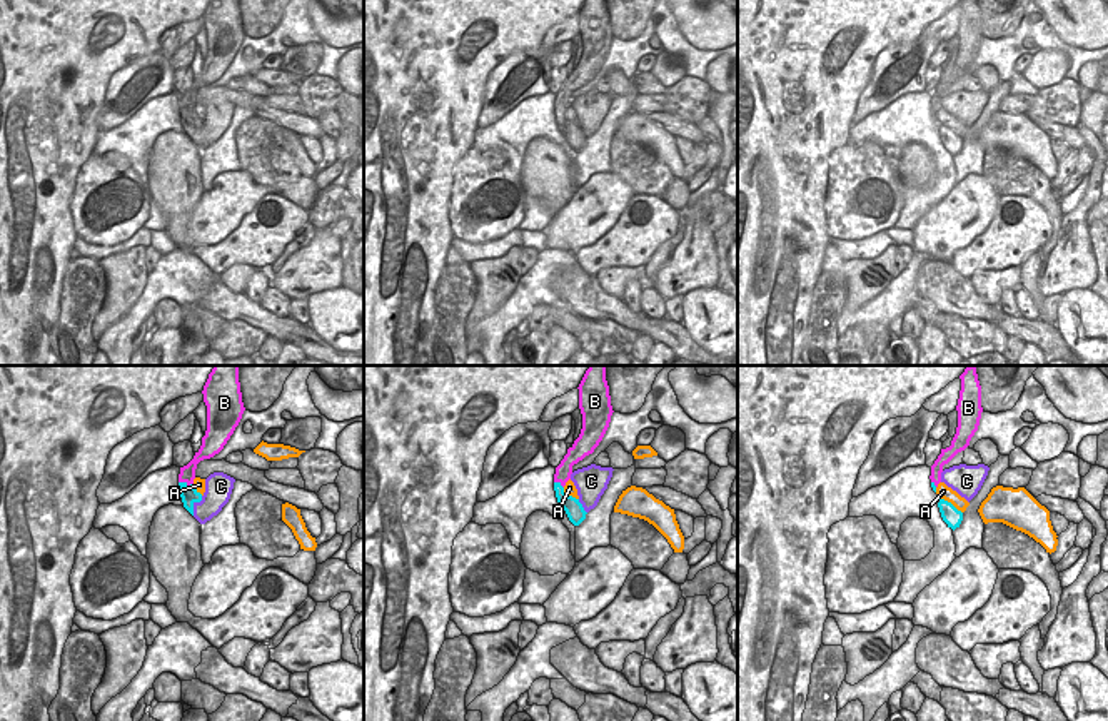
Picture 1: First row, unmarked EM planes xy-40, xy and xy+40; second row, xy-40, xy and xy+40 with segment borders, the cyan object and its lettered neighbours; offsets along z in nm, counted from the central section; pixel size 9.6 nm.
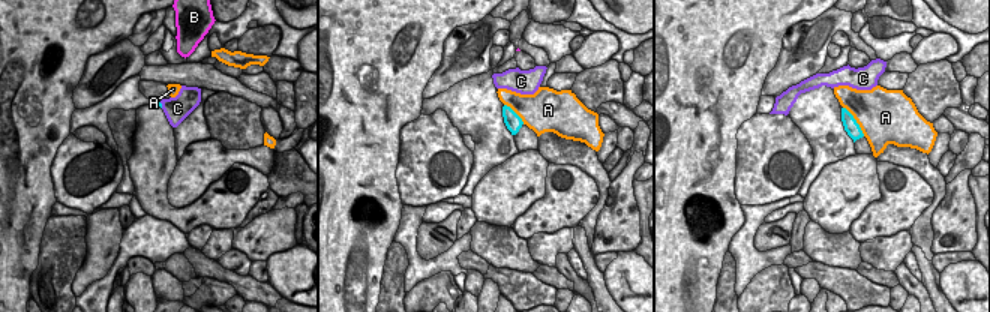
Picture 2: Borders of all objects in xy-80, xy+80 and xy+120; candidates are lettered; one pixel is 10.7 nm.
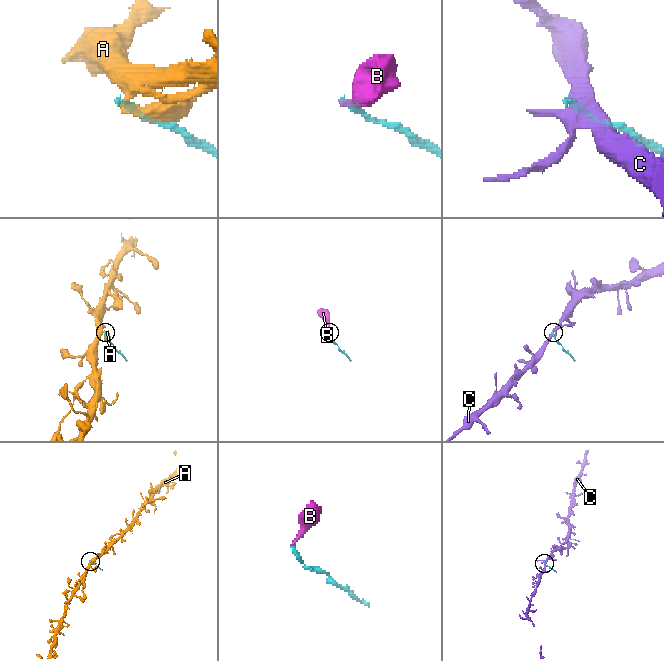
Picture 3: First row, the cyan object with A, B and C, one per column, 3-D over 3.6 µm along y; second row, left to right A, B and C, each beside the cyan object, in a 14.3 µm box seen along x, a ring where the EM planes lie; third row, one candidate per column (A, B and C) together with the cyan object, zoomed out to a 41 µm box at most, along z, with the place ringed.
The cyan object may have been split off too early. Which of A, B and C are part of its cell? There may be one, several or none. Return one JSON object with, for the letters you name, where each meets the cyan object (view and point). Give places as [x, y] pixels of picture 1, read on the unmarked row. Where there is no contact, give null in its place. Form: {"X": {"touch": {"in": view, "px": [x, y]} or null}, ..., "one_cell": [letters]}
{"one_cell": []}

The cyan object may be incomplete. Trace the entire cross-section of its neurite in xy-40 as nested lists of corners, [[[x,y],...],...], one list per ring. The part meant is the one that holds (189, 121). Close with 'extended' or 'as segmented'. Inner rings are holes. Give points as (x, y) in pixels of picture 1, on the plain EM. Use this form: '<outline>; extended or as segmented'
[[[179,108],[180,112],[180,124],[184,134],[194,142],[194,130],[202,127],[202,120],[194,113],[194,110]]]; as segmented

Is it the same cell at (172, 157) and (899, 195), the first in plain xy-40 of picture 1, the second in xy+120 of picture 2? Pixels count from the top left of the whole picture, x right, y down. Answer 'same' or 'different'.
same

